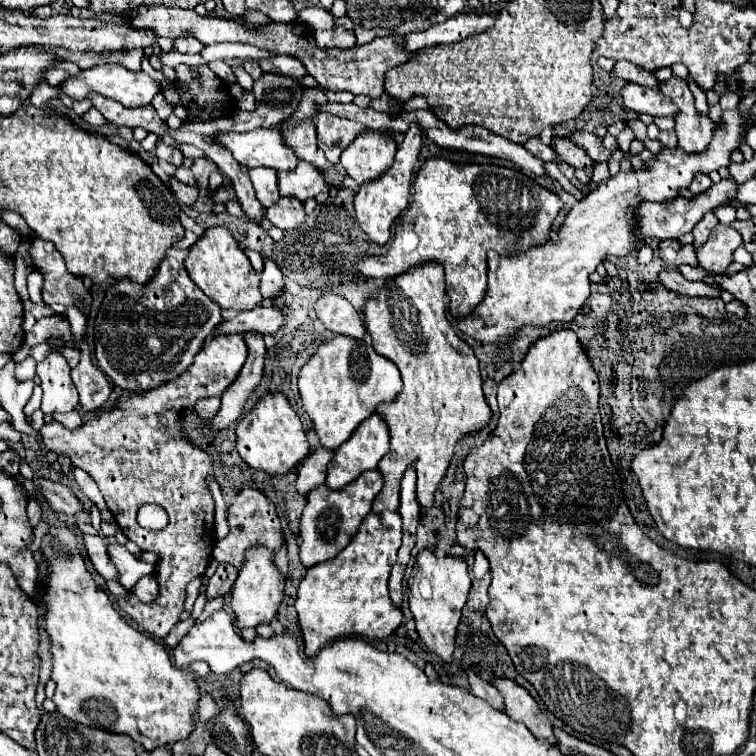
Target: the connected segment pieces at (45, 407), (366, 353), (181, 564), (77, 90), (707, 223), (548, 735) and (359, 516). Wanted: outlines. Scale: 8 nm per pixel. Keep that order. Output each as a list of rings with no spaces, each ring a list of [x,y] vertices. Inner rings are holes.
[[[52,340],[50,346],[56,350],[52,350],[50,356],[36,366],[36,374],[44,390],[40,410],[48,416],[54,412],[72,412],[78,406],[78,392],[70,378],[70,366],[58,350],[60,340]]]
[[[336,336],[324,342],[318,352],[304,364],[298,376],[300,400],[312,418],[320,446],[336,450],[342,446],[358,424],[370,418],[384,402],[394,402],[402,392],[402,380],[396,364],[378,356],[370,344],[350,336]]]
[[[214,336],[206,340],[192,368],[178,376],[178,380],[132,398],[120,398],[116,408],[98,412],[76,430],[68,430],[60,422],[48,422],[40,430],[46,450],[68,454],[72,466],[92,476],[124,536],[140,550],[150,550],[158,556],[154,570],[158,582],[156,600],[144,604],[132,592],[128,598],[118,600],[118,606],[156,640],[162,640],[180,620],[186,598],[184,590],[188,582],[204,574],[216,544],[214,500],[204,484],[204,478],[212,474],[212,460],[182,438],[176,416],[200,398],[220,396],[240,374],[246,356],[248,348],[242,336]],[[148,502],[162,506],[170,516],[168,526],[160,532],[144,530],[136,522],[138,508]]]
[[[106,64],[106,66],[82,70],[78,76],[66,78],[58,88],[72,100],[86,100],[90,94],[100,94],[100,96],[112,98],[112,100],[128,106],[128,108],[146,106],[152,102],[154,94],[160,92],[160,86],[146,72],[130,72],[118,64]]]
[[[708,212],[698,224],[696,224],[696,228],[692,230],[692,234],[694,234],[694,246],[698,248],[698,244],[704,244],[704,240],[710,236],[710,232],[712,232],[712,228],[718,224],[718,218],[712,214],[712,212]]]
[[[498,680],[498,684],[494,686],[502,694],[506,704],[506,714],[512,720],[522,722],[534,736],[542,736],[552,744],[556,744],[556,736],[552,736],[550,718],[540,710],[536,700],[522,686],[518,686],[512,680]]]
[[[370,470],[362,476],[358,476],[352,484],[348,484],[344,490],[330,490],[326,486],[316,488],[306,498],[306,508],[300,518],[300,562],[304,568],[312,568],[320,562],[332,560],[340,550],[348,546],[352,536],[356,534],[360,522],[366,518],[366,514],[372,510],[372,502],[382,490],[382,476],[378,476],[376,470]]]

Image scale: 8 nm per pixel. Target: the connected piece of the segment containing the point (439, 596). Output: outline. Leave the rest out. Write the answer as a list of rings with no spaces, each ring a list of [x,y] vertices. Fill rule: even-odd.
[[[420,552],[416,558],[416,572],[408,584],[410,612],[416,622],[416,630],[422,642],[438,654],[446,664],[452,662],[454,642],[456,642],[456,626],[462,616],[462,608],[468,600],[470,576],[466,570],[466,560],[462,558],[436,558],[432,552]]]

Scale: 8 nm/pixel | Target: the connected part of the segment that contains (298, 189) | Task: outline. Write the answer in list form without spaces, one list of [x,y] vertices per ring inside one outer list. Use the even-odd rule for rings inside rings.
[[[298,162],[298,166],[290,172],[278,172],[278,192],[284,198],[296,198],[306,202],[320,192],[328,192],[326,184],[322,184],[322,176],[310,168],[306,162]]]

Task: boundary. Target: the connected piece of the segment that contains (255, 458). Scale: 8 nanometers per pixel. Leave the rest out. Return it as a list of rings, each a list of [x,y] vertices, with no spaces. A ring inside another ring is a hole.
[[[280,392],[264,394],[264,398],[254,406],[254,410],[238,422],[236,436],[240,458],[250,468],[262,470],[270,476],[282,476],[290,470],[298,470],[298,466],[312,452],[298,414],[292,410],[288,400]]]

